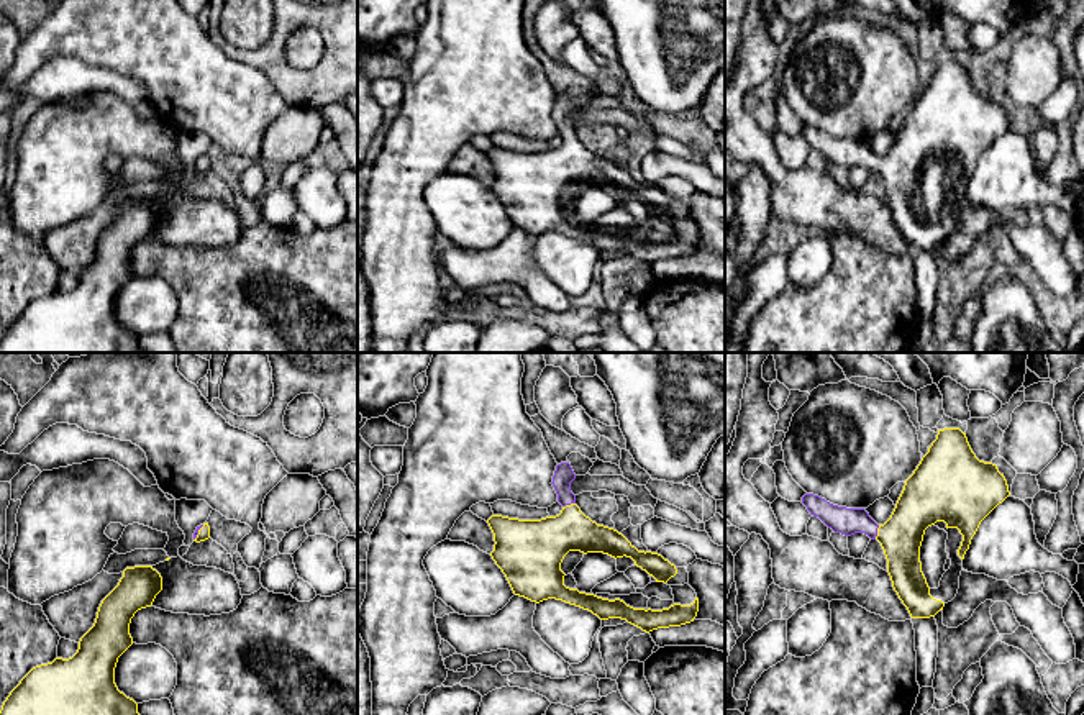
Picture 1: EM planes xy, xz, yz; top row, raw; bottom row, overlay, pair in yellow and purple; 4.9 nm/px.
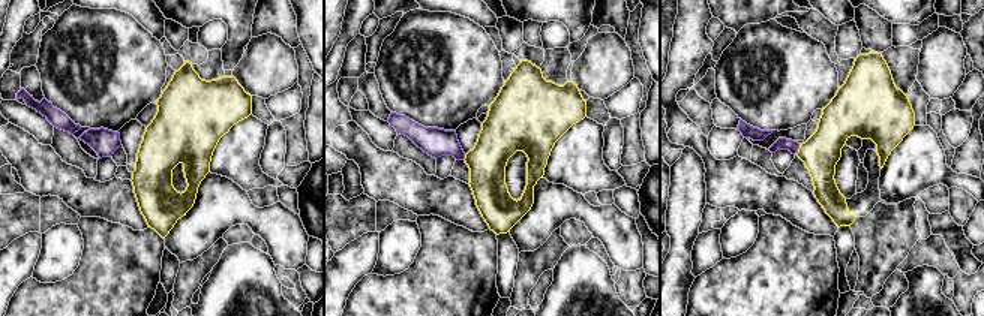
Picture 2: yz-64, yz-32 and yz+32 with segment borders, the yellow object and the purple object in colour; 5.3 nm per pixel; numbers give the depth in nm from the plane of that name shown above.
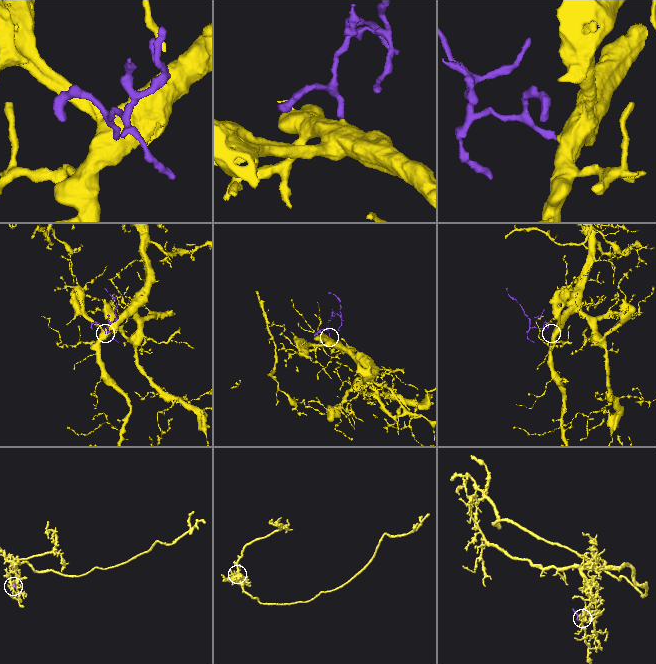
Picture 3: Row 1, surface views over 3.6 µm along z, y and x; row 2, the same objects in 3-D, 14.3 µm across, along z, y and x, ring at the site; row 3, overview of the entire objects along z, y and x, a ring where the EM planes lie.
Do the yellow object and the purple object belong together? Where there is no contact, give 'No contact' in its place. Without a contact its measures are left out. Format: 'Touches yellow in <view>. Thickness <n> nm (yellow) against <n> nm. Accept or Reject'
Touches yellow in yz. Thickness 220 nm (yellow) against 130 nm. Accept

